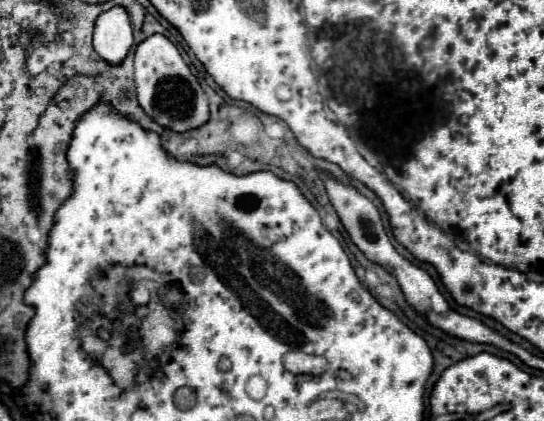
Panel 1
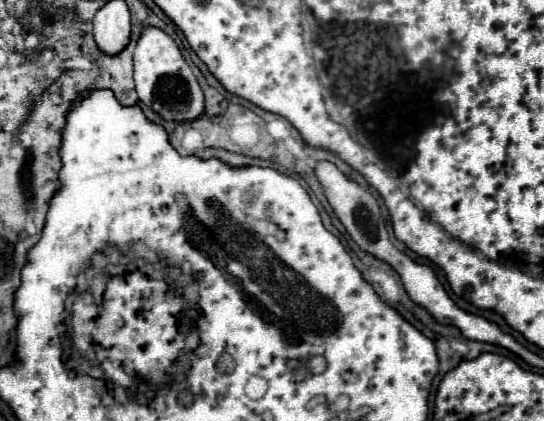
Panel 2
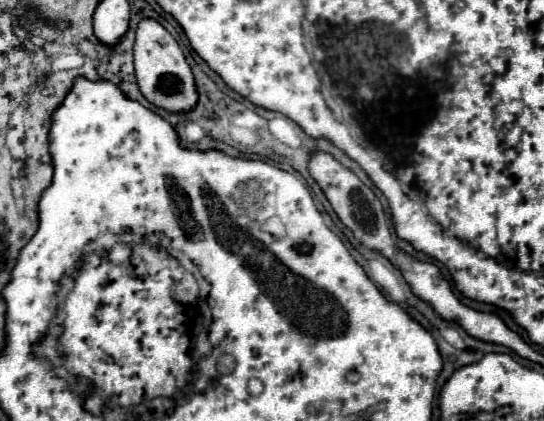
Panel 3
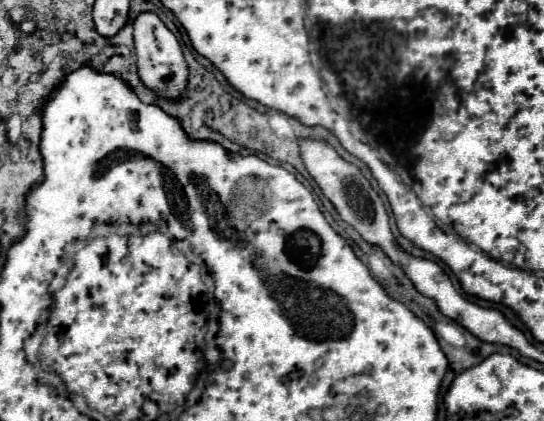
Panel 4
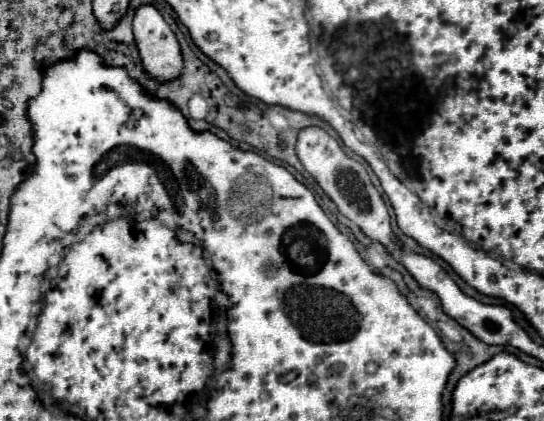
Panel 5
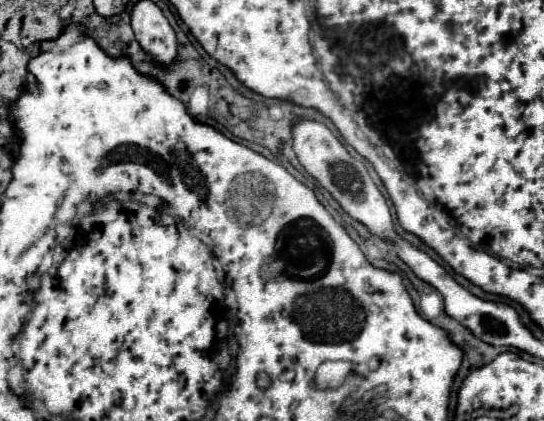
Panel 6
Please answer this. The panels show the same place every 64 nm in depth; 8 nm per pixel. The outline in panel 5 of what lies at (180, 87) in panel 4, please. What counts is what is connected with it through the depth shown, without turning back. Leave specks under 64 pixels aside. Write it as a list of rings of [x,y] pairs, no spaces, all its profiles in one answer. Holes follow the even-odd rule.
[[[142,4],[134,14],[132,26],[148,74],[160,82],[178,78],[182,72],[180,46],[162,14],[154,6]]]

